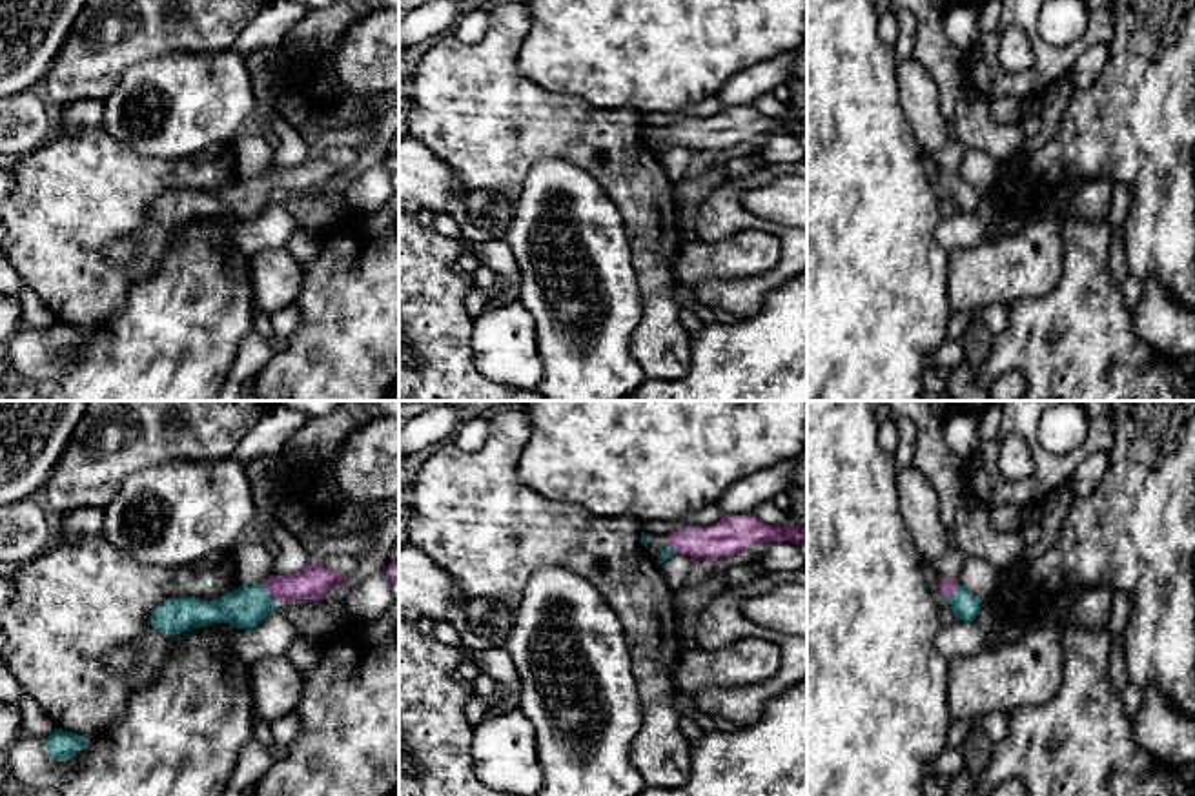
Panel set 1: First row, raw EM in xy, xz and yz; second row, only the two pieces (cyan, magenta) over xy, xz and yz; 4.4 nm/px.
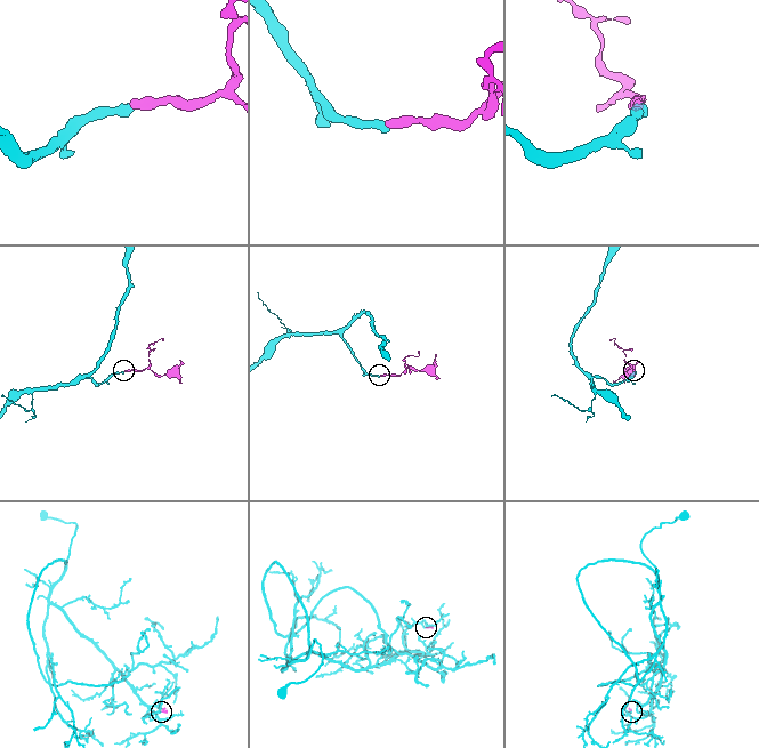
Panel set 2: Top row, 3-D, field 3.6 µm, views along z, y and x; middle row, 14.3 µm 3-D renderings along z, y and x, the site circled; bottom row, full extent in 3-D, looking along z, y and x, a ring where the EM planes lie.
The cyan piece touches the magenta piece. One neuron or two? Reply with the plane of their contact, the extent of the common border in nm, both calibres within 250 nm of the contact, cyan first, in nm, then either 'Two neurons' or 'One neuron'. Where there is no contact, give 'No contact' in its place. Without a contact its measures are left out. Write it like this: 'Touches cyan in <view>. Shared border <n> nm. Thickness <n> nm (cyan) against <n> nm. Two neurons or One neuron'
Touches cyan in xy. Shared border 120 nm. Thickness 180 nm (cyan) against 140 nm. One neuron

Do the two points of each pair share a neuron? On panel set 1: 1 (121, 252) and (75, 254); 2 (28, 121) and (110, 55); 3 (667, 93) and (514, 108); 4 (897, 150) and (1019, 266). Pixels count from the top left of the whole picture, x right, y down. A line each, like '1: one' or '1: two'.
1: two
2: two
3: two
4: two

